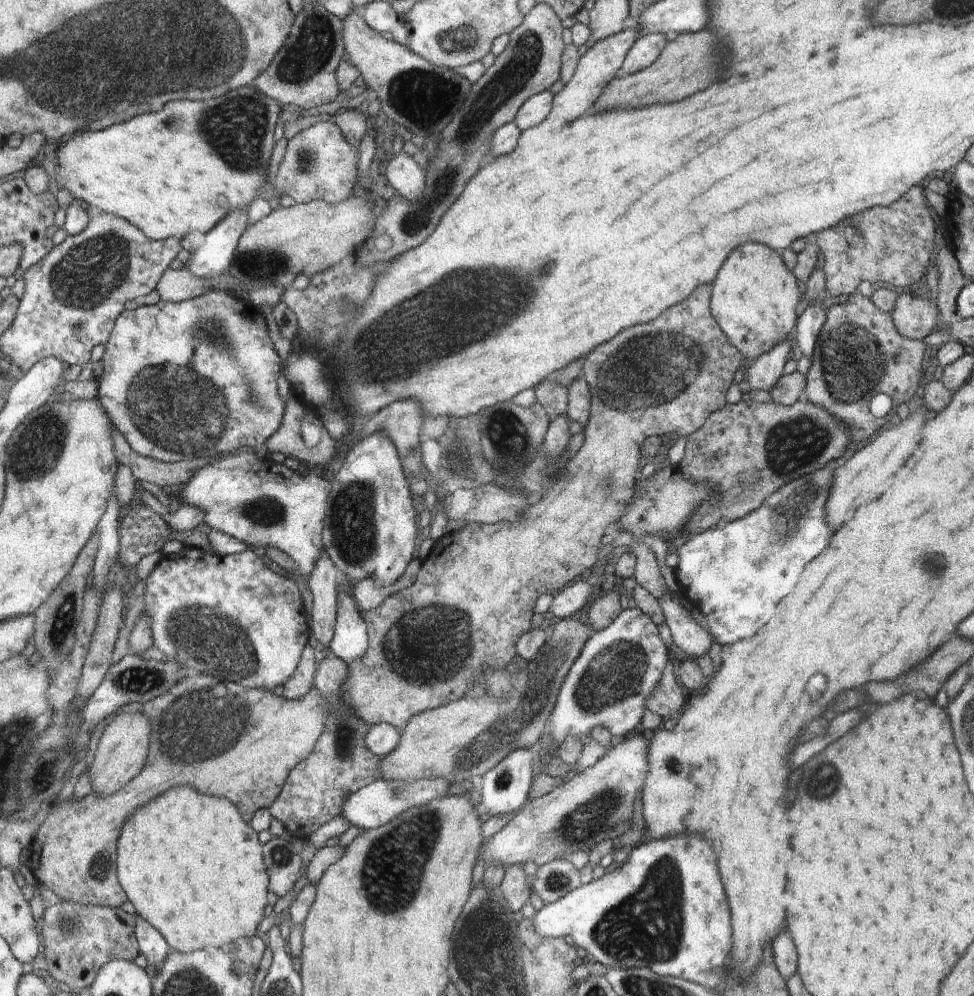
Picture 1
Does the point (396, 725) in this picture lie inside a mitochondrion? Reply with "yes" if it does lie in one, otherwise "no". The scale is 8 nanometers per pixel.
no

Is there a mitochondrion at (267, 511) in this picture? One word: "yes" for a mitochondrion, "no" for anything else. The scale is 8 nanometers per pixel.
yes

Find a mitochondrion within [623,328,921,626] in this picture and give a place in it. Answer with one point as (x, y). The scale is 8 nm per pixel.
(793, 444)

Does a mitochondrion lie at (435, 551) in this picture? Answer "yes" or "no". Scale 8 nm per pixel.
no

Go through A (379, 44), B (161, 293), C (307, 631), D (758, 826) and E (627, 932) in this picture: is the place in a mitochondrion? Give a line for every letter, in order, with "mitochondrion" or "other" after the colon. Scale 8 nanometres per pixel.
A: other
B: other
C: other
D: other
E: mitochondrion

